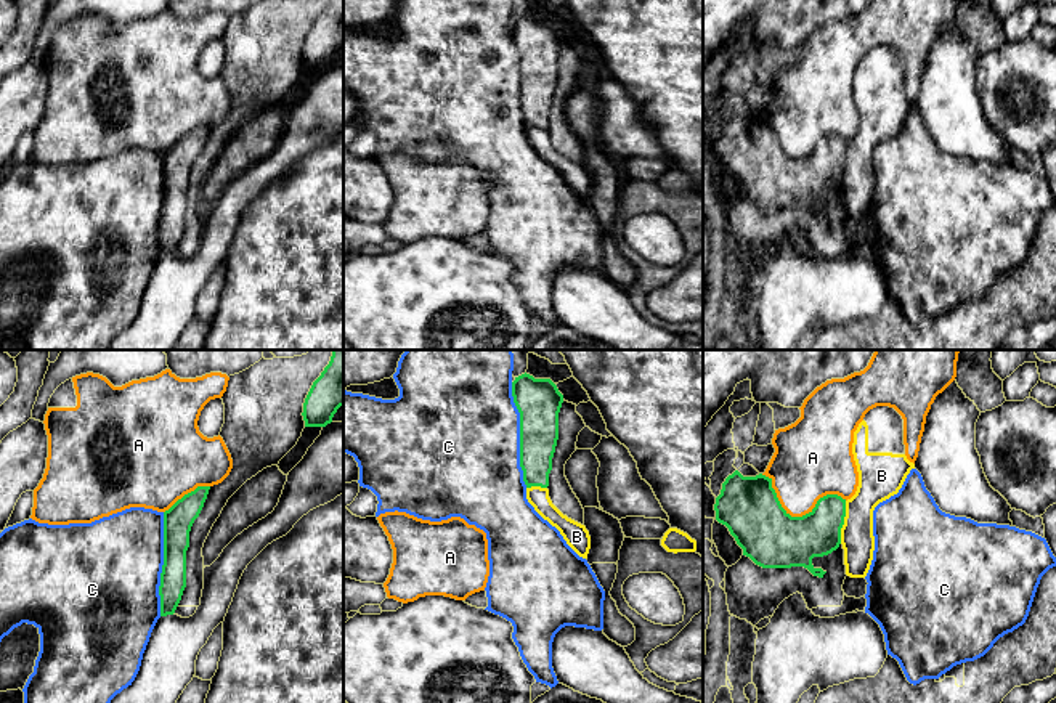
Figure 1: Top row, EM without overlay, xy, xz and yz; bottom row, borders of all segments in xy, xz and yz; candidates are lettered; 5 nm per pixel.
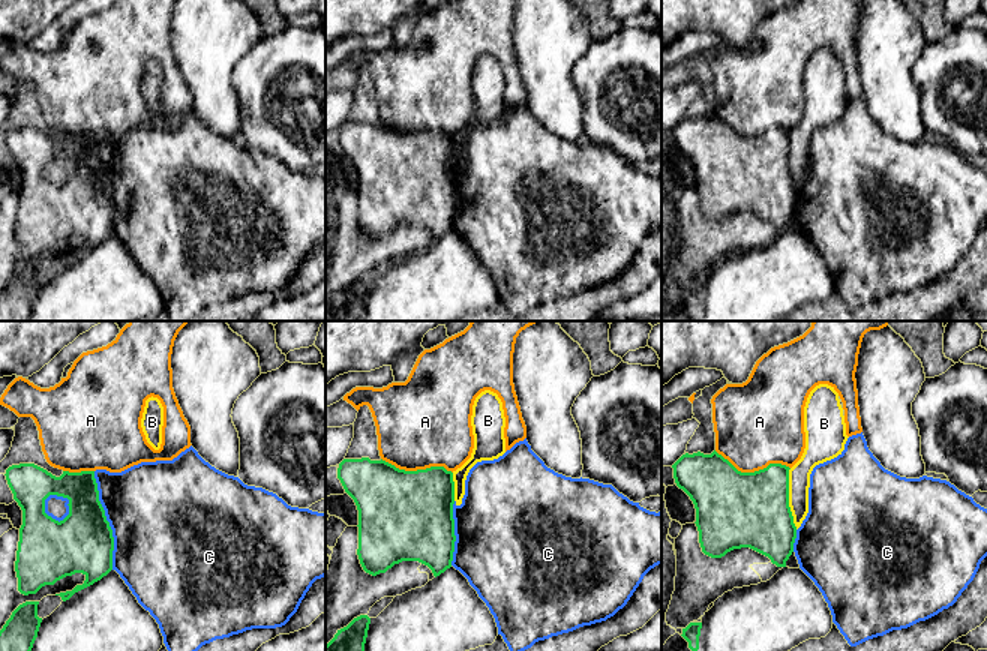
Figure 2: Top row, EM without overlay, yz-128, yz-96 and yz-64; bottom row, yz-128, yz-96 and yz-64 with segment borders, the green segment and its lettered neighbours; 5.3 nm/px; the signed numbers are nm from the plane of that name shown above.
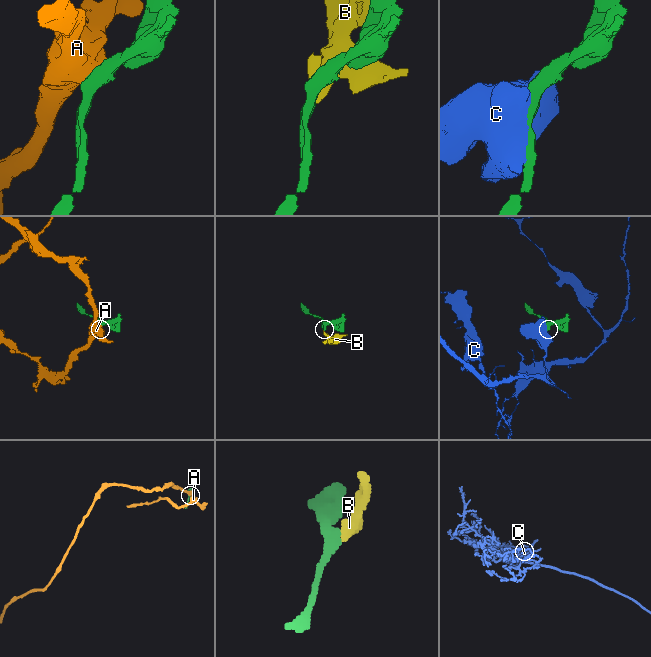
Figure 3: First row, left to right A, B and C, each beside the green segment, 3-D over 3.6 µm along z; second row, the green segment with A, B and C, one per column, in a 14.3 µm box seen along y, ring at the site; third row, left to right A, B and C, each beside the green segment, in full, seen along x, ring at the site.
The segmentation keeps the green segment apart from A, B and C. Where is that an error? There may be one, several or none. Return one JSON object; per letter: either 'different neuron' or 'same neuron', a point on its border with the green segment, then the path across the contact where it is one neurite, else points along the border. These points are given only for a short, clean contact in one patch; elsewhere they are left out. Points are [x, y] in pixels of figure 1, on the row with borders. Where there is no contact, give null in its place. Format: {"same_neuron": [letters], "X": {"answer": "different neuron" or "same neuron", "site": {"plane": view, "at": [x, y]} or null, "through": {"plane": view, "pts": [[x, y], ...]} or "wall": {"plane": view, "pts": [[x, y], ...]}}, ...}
{"same_neuron": [], "A": {"answer": "different neuron", "site": {"plane": "yz", "at": [798, 517]}, "wall": {"plane": "yz", "pts": [[761, 474], [792, 516], [804, 516], [827, 495], [846, 499]]}}, "B": {"answer": "different neuron", "site": {"plane": "yz", "at": [843, 522]}, "wall": {"plane": "yz", "pts": [[846, 501], [840, 543]]}}, "C": {"answer": "different neuron", "site": {"plane": "xz", "at": [520, 435]}}}

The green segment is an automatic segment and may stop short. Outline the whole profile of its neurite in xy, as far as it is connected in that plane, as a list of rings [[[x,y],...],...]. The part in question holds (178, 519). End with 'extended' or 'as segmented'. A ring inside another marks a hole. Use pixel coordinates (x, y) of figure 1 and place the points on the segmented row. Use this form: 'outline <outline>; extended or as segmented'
outline [[[197,486],[164,512],[164,565],[160,573],[160,616],[173,615],[186,587],[189,531],[210,486]]]; as segmented

